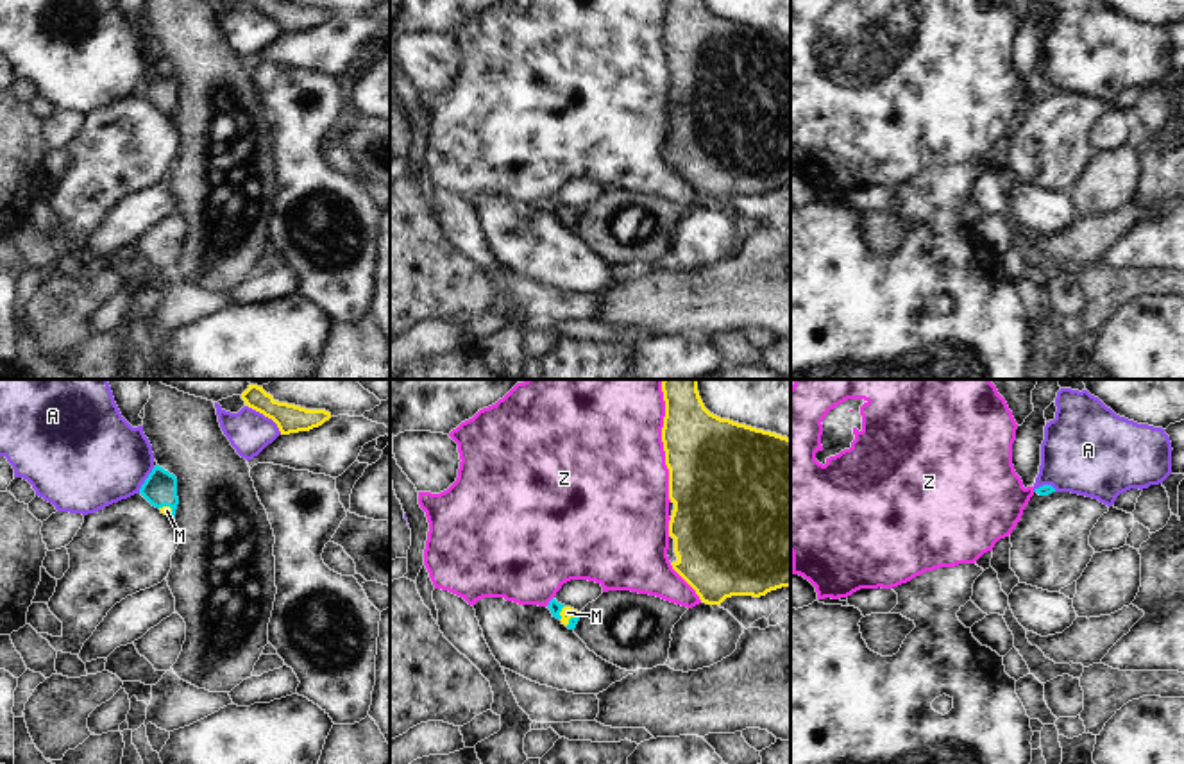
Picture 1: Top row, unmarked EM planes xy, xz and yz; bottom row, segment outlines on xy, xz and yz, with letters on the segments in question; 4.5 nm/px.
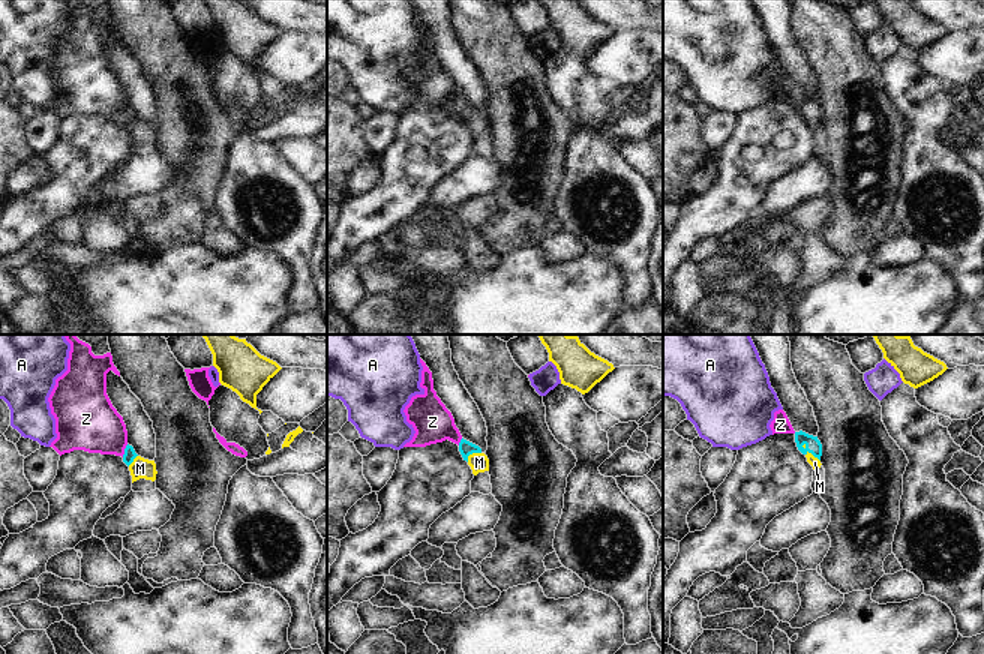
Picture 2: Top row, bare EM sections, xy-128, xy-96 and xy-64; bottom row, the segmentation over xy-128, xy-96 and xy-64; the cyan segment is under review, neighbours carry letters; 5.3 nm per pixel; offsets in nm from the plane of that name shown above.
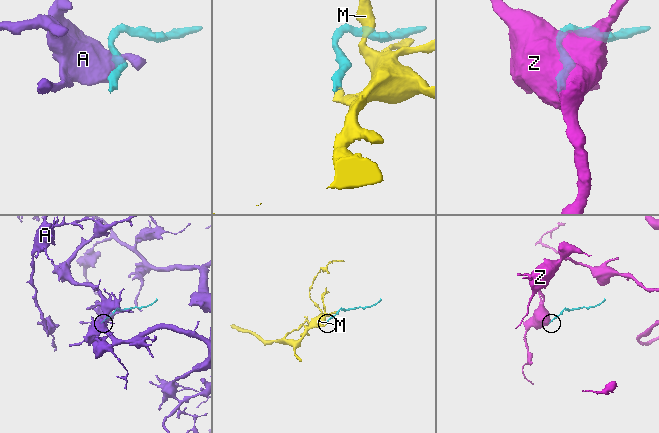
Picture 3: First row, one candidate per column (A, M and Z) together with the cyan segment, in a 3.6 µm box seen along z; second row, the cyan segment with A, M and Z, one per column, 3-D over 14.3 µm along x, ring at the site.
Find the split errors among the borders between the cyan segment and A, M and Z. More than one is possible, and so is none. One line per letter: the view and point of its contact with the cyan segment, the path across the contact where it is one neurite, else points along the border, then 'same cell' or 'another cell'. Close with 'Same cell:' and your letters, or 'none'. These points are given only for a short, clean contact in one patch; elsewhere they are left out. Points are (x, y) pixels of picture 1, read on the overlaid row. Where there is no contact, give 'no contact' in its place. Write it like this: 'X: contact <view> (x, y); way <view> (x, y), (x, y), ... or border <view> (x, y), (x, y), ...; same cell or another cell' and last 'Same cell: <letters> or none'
A: contact xy (145, 480); another cell
M: contact xz (560, 611); way xz (555, 607), (560, 611), (567, 612); same cell
Z: contact xz (549, 602); border xz (553, 596), (546, 605); another cell
Same cell: M

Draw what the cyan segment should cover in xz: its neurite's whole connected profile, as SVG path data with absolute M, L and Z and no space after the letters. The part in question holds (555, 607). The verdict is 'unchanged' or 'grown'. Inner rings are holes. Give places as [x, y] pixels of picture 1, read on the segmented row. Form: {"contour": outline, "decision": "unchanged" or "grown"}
{"contour": "M554 598L549 601L547 608L551 610L553 617L560 619L569 630L574 630L579 621L579 612L558 603Z", "decision": "grown"}

